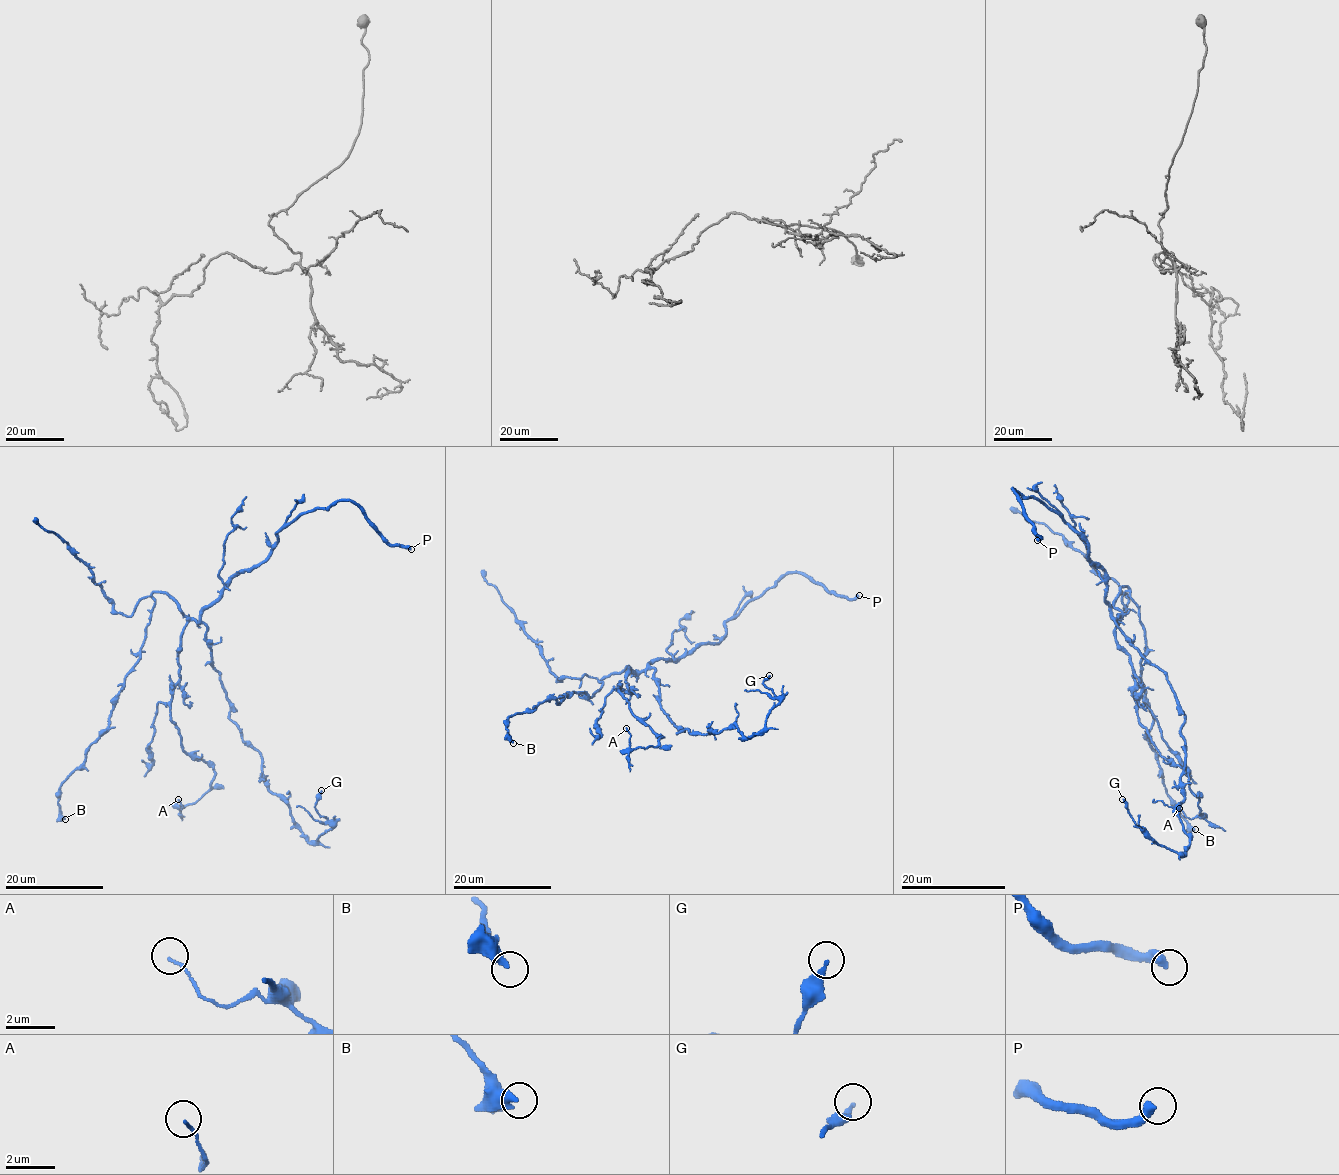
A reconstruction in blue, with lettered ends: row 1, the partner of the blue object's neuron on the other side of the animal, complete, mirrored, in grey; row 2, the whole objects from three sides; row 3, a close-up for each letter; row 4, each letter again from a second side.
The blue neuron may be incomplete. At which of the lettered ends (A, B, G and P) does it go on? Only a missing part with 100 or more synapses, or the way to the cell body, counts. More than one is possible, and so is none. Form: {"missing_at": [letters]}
{"missing_at": ["P"]}

